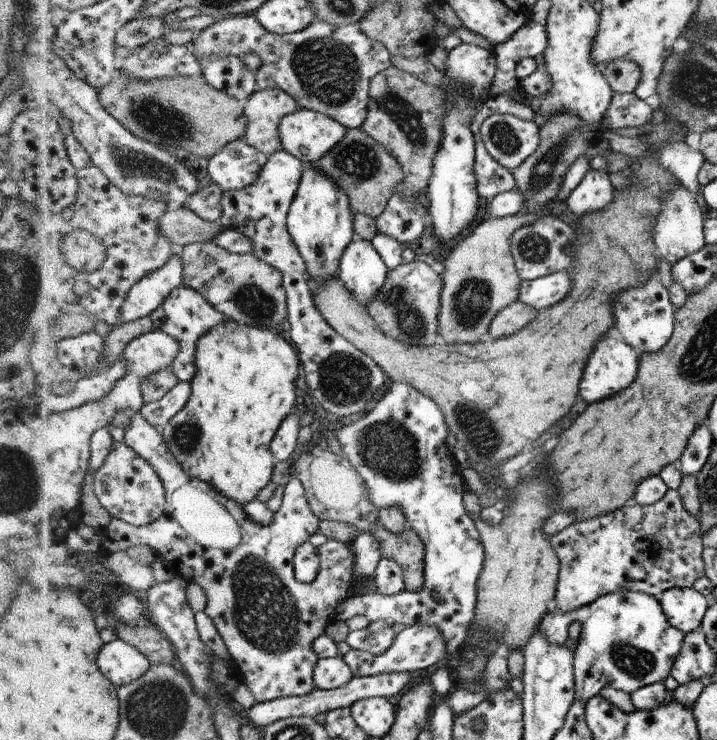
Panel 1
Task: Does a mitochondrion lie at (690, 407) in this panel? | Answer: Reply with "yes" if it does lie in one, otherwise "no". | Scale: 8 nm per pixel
yes

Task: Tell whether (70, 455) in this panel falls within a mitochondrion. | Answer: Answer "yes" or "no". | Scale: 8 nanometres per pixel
no

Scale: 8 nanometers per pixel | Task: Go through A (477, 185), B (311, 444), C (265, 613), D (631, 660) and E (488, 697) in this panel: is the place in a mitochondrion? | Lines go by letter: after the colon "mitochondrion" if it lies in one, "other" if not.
A: other
B: other
C: mitochondrion
D: mitochondrion
E: other

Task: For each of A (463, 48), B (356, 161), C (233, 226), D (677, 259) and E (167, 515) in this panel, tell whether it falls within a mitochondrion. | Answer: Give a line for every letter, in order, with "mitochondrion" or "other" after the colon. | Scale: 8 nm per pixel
A: other
B: mitochondrion
C: other
D: other
E: other

